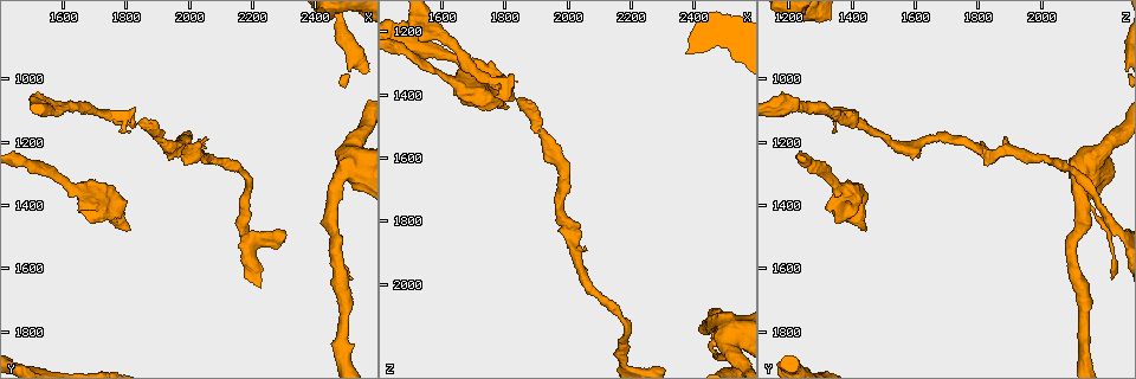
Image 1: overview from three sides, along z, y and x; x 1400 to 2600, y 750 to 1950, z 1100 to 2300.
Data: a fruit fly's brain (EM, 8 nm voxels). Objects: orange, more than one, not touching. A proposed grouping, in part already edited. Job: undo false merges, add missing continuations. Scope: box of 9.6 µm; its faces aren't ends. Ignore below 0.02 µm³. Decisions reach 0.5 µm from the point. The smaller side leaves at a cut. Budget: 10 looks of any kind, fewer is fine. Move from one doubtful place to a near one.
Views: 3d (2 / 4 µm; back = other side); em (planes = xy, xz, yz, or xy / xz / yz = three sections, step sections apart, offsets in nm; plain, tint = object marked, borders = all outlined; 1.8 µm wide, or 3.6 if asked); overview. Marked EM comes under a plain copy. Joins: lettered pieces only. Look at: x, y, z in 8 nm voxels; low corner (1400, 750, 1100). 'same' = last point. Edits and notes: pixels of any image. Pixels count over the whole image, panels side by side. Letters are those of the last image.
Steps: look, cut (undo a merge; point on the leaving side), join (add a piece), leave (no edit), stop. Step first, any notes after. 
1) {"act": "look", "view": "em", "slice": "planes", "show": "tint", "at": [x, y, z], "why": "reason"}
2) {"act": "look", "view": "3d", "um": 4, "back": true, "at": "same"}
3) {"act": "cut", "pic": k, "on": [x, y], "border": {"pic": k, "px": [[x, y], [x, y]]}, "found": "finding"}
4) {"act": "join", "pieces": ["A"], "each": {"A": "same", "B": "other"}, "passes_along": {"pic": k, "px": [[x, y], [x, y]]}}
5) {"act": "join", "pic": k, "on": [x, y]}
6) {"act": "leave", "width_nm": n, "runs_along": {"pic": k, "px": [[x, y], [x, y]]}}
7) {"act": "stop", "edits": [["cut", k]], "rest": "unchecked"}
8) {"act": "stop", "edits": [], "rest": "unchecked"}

{"act": "look", "view": "em", "slice": "planes", "show": "borders", "at": [1810, 1160, 1340], "why": "branch stops here"}

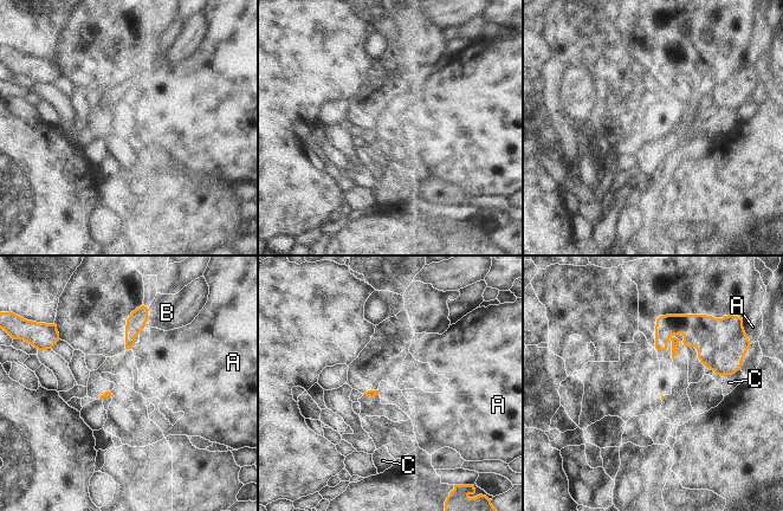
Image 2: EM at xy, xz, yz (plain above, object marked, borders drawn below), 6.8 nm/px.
{"act": "leave", "each": {"A": "other", "B": "other", "C": "other"}, "border": {"pic": 2, "px": [[144, 328], [137, 334]]}, "found": "none of them fits"}

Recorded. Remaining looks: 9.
{"act": "look", "view": "em", "slice": "planes", "show": "borders", "at": [1640, 1420, 1330], "why": "branch stops here"}

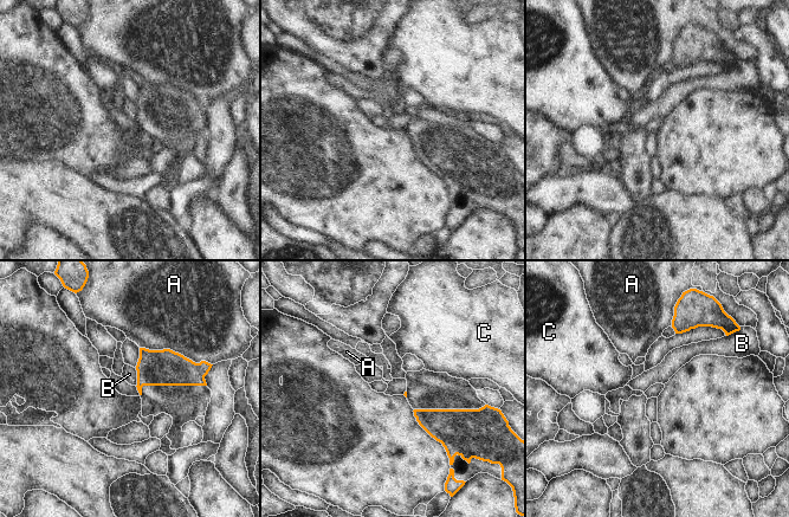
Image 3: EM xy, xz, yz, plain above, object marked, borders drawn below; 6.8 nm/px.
{"act": "leave", "each": {"A": "other", "B": "other", "C": "other"}, "border": {"pic": 3, "px": [[135, 368], [136, 386]]}, "found": "none of them fits"}

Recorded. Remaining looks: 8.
{"act": "look", "view": "3d", "um": 4, "at": [2170, 1490, 2240], "why": "two arms in line, one across"}

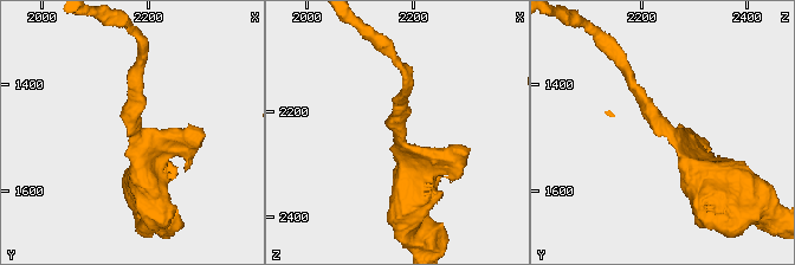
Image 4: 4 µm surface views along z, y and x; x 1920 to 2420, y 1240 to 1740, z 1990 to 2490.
{"act": "look", "view": "em", "um": 3.6, "slice": "xy", "step": 4, "show": "tint", "at": [2170, 1485, 2245], "arms": 3, "arm_widths_nm": [190, 240, 320], "why": "now the EM"}

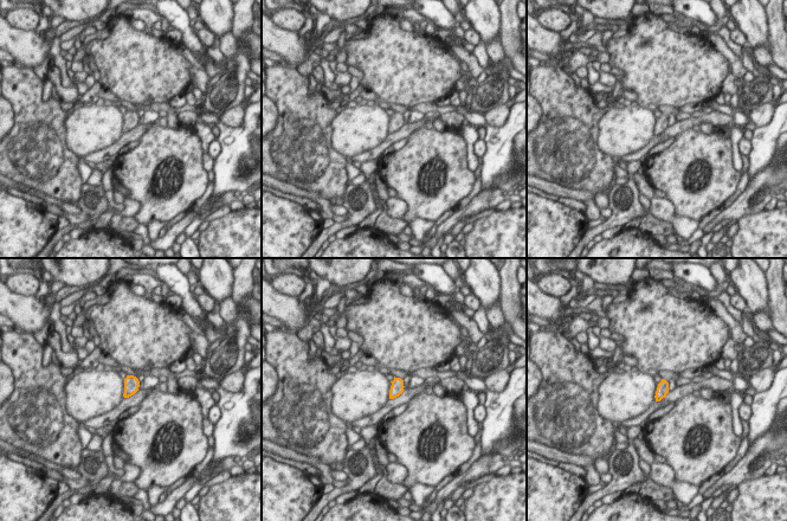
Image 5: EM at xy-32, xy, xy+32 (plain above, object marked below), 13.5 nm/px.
{"act": "look", "view": "em", "um": 3.6, "slice": "xz", "step": 16, "show": "borders", "at": "same", "why": "another direction"}

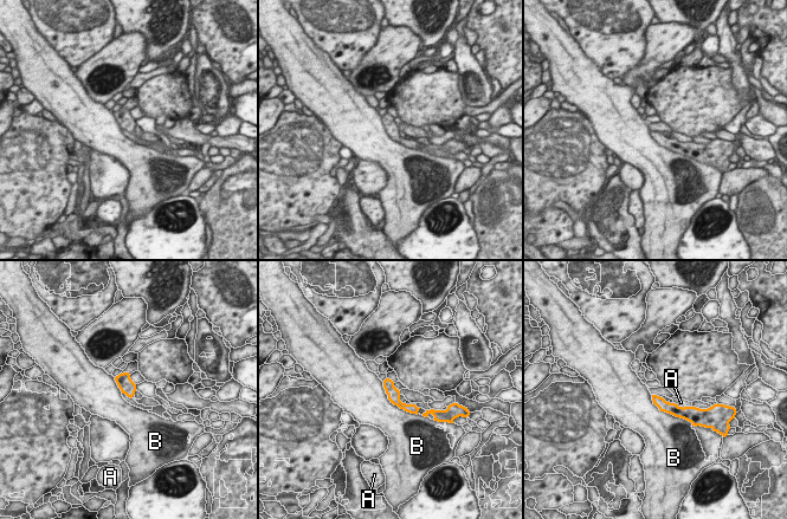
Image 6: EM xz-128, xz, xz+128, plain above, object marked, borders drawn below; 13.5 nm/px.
{"act": "leave", "longest_contact_nm": ["B", 650], "each": {"A": "other", "B": "other"}, "border": {"pic": 6, "px": [[382, 382], [394, 404], [418, 414]]}, "found": "continuous, no second neuron"}

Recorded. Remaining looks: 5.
{"act": "look", "view": "3d", "um": 2, "at": [2510, 1640, 2230], "why": "tapers out"}

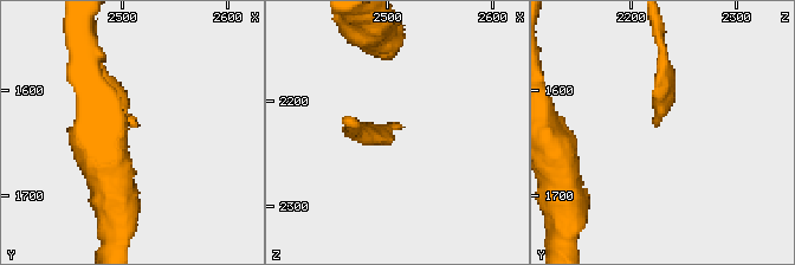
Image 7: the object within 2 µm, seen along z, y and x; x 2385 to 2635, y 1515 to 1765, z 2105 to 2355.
{"act": "look", "view": "em", "slice": "xy", "step": 8, "show": "tint", "at": [2514, 1636, 2226], "why": "need the tissue"}

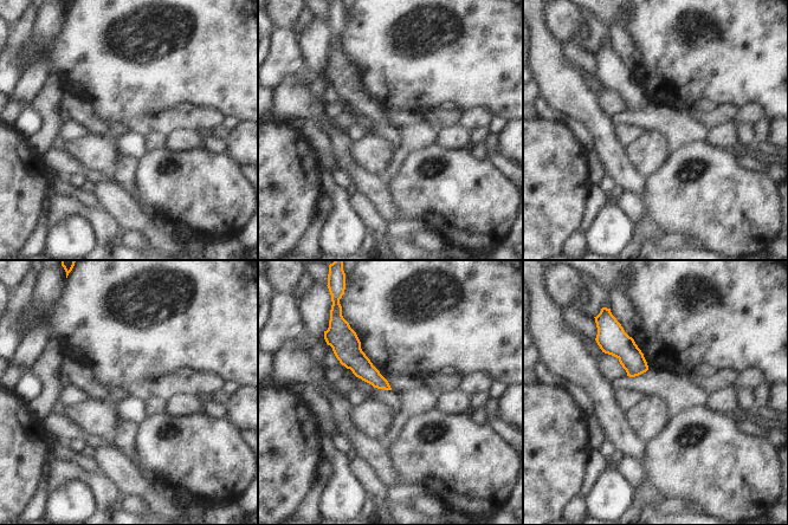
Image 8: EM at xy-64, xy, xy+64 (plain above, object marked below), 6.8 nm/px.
{"act": "look", "view": "em", "slice": "planes", "show": "borders", "at": "same"}

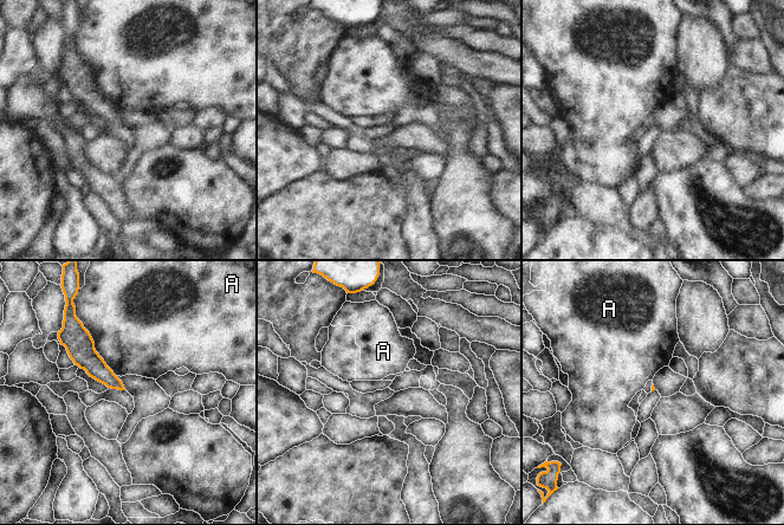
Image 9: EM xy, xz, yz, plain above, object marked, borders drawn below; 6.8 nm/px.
{"act": "leave", "longest_contact_nm": ["A", 440], "each": {"A": "other"}, "border": {"pic": 9, "px": [[82, 322], [95, 350], [116, 376]]}, "found": "no lettered piece goes on from it"}

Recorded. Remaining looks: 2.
{"act": "stop", "edits": [], "rest": "unchecked"}

